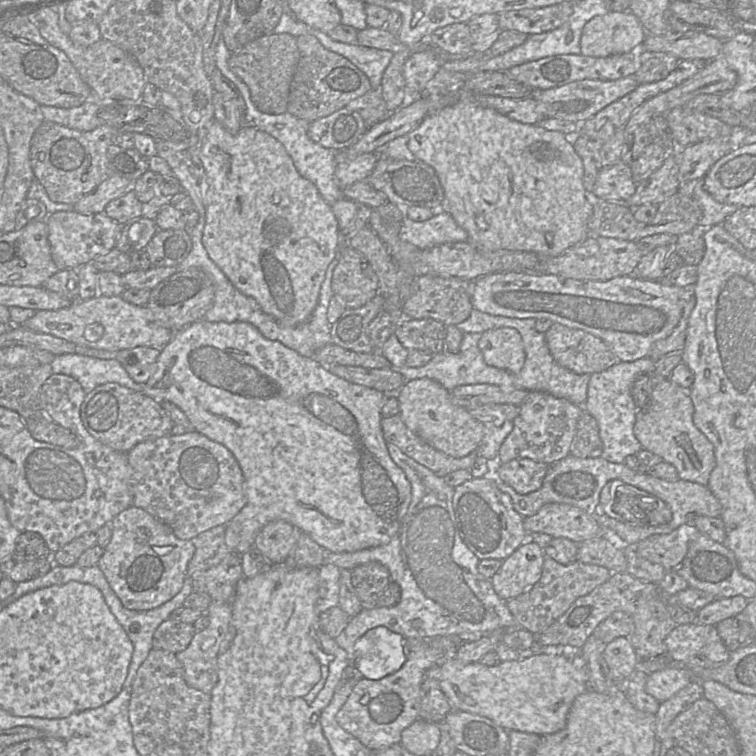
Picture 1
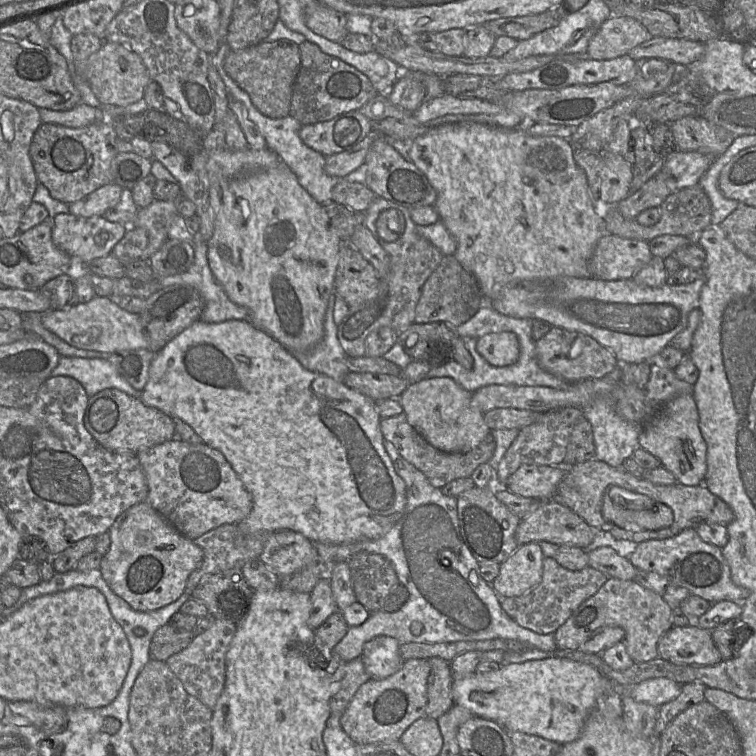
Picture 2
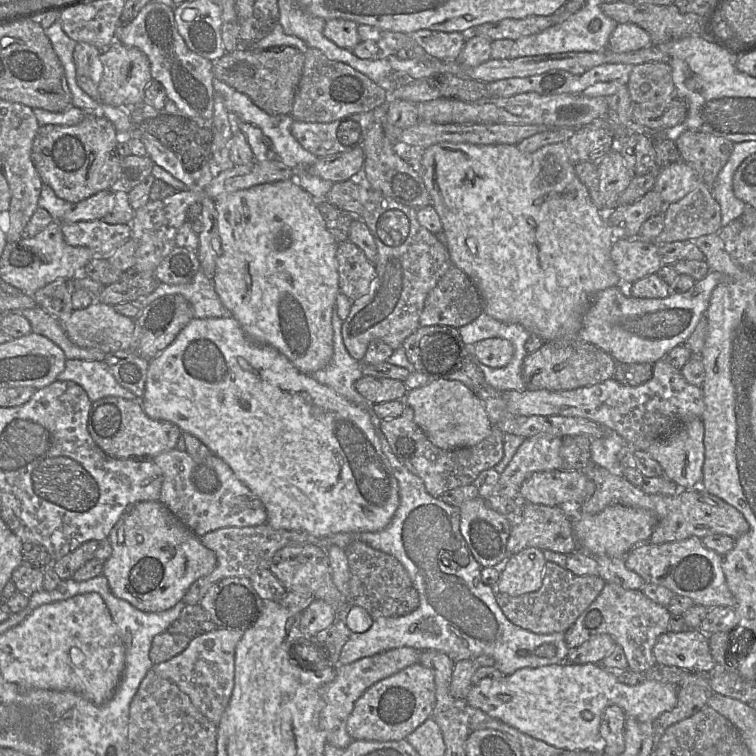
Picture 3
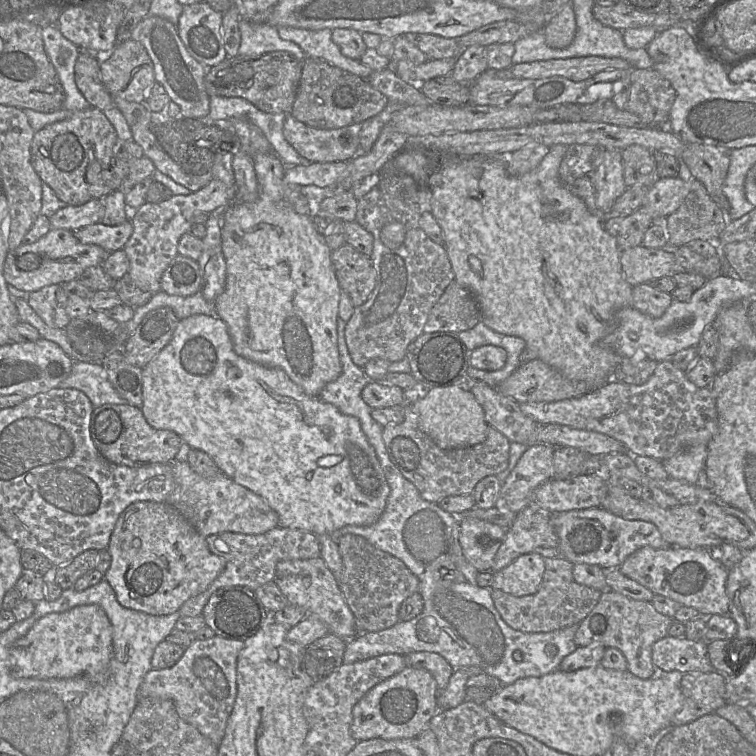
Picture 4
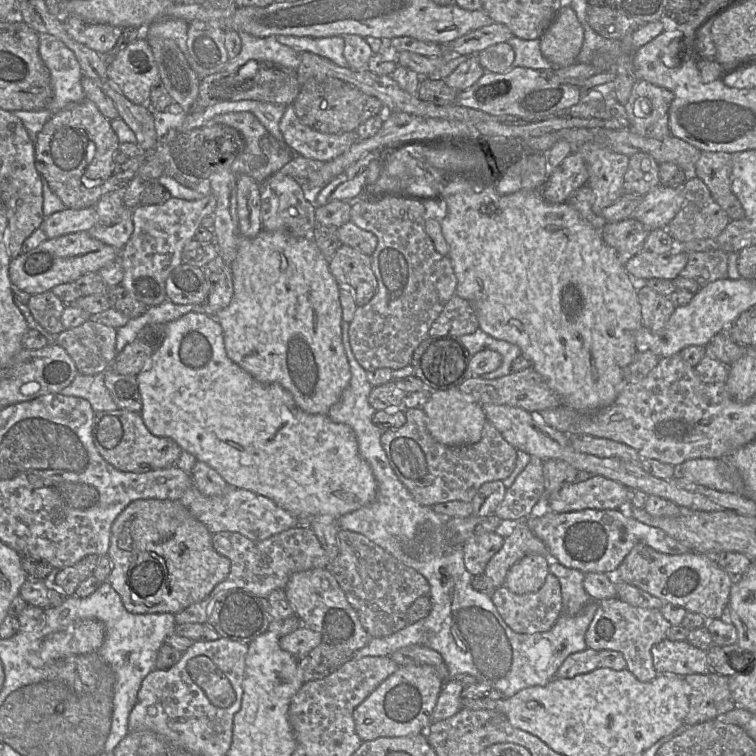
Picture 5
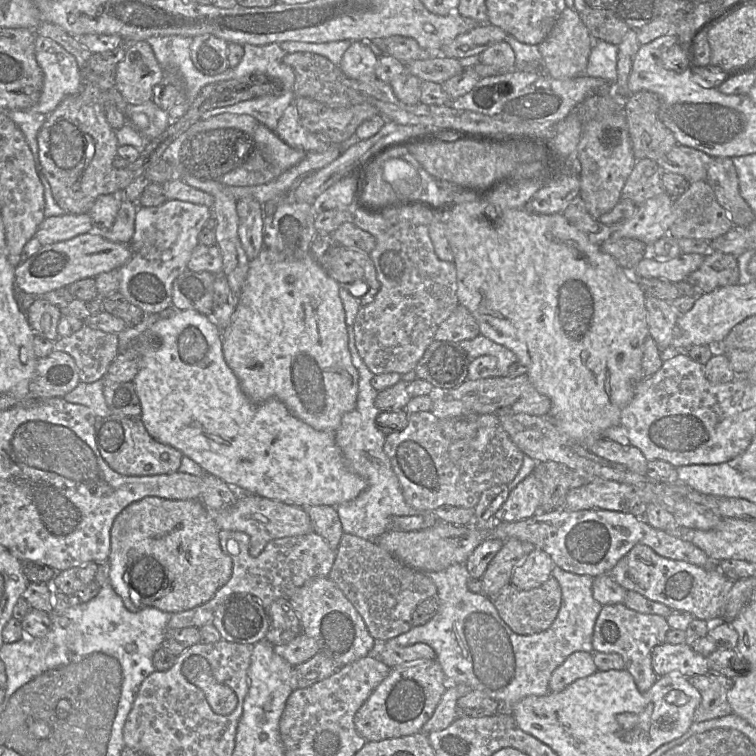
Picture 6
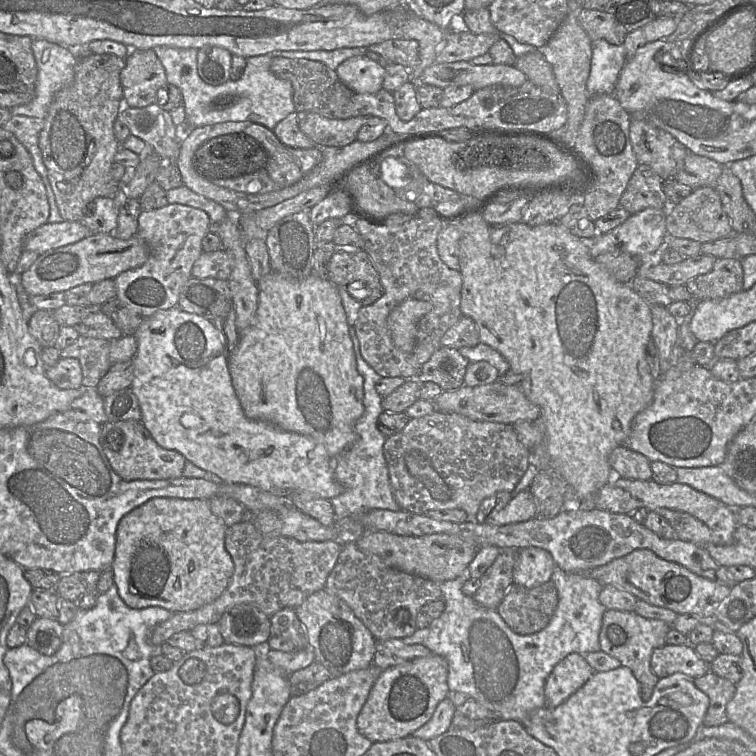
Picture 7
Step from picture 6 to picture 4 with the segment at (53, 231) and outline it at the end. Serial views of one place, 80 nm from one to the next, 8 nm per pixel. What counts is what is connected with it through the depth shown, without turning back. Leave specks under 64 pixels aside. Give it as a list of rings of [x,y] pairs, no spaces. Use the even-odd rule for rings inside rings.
[[[93,199],[80,206],[67,205],[49,218],[50,227],[51,229],[65,229],[74,232],[99,223],[104,212],[103,199]]]

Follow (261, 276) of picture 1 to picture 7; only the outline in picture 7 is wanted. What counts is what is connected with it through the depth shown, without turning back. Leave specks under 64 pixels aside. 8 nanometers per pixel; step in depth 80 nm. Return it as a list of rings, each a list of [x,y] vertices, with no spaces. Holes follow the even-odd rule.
[[[271,271],[257,282],[258,307],[252,324],[239,335],[236,347],[227,354],[228,369],[236,396],[245,416],[251,420],[267,421],[276,427],[301,435],[309,436],[322,444],[331,459],[349,448],[356,440],[355,424],[364,413],[364,379],[357,370],[353,343],[349,334],[346,313],[339,295],[338,287],[328,278],[323,279],[311,274],[304,280],[284,277]]]

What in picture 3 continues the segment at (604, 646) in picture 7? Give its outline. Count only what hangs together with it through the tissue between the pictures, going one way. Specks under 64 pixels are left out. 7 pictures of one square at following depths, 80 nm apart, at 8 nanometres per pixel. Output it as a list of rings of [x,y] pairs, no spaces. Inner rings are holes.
[[[606,583],[598,597],[564,632],[567,647],[572,650],[597,634],[610,635],[624,651],[628,668],[635,672],[645,671],[655,665],[653,647],[657,638],[669,631],[671,613],[650,600],[641,590],[628,590]]]

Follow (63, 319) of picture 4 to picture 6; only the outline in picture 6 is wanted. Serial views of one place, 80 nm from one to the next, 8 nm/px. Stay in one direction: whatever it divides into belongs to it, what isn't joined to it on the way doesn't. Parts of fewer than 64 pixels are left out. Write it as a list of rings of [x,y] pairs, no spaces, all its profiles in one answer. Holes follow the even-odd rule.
[[[37,297],[27,311],[28,322],[35,332],[48,340],[58,339],[61,309],[42,297]]]

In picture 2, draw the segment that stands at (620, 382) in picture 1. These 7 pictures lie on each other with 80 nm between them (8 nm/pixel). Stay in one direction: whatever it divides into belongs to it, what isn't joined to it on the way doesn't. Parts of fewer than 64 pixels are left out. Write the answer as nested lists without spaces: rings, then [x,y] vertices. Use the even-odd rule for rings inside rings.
[[[598,397],[582,410],[584,417],[592,425],[596,460],[603,461],[612,467],[622,467],[623,462],[633,458],[635,451],[641,448],[638,438],[642,428],[619,416],[609,398]]]

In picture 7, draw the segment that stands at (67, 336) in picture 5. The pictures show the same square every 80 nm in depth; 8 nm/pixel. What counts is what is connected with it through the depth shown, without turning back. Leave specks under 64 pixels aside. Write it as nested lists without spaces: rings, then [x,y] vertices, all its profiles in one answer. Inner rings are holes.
[[[80,336],[70,346],[60,351],[61,358],[76,358],[82,368],[82,385],[97,387],[112,366],[109,353],[112,341]]]

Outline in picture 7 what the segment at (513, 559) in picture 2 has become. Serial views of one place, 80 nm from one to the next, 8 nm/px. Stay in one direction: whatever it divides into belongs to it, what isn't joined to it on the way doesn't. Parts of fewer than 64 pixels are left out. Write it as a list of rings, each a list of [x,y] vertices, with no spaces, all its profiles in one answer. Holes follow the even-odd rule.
[[[538,547],[517,551],[517,562],[513,570],[515,584],[533,588],[551,580],[556,564],[550,552]]]

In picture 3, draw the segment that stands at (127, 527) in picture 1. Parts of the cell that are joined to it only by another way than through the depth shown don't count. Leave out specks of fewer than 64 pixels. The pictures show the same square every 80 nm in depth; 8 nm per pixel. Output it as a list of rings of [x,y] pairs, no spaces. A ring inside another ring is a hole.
[[[142,501],[129,506],[112,528],[109,537],[111,556],[103,563],[103,575],[112,593],[143,612],[162,612],[183,600],[189,587],[216,567],[215,553],[206,548],[200,537],[176,518],[159,501]]]

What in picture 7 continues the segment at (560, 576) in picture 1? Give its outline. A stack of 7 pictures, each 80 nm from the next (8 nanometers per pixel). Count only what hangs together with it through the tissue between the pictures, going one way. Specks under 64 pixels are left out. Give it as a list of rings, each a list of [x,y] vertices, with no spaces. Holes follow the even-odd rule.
[[[551,580],[533,588],[514,583],[497,611],[515,633],[529,635],[548,625],[557,605],[558,592]]]

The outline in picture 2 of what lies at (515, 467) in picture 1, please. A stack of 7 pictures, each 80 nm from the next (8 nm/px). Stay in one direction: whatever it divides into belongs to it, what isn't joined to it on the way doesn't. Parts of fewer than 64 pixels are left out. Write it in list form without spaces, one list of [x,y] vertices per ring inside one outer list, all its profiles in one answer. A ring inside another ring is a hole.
[[[524,464],[508,478],[506,487],[518,496],[550,501],[567,468]]]

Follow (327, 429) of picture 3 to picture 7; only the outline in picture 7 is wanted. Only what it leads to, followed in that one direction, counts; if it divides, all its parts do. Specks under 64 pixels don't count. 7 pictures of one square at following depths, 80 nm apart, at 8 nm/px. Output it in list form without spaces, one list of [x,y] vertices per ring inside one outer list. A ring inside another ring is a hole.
[[[176,306],[167,310],[158,311],[154,315],[144,318],[134,336],[137,339],[138,349],[135,357],[132,359],[134,370],[133,381],[130,388],[138,399],[142,424],[160,447],[179,452],[186,460],[213,474],[218,482],[254,486],[286,499],[289,499],[289,497],[295,493],[309,493],[323,499],[331,500],[344,491],[342,485],[335,479],[334,459],[329,457],[322,444],[316,442],[309,436],[284,431],[267,421],[251,420],[245,416],[232,384],[222,338],[212,321],[197,314],[185,312]]]

